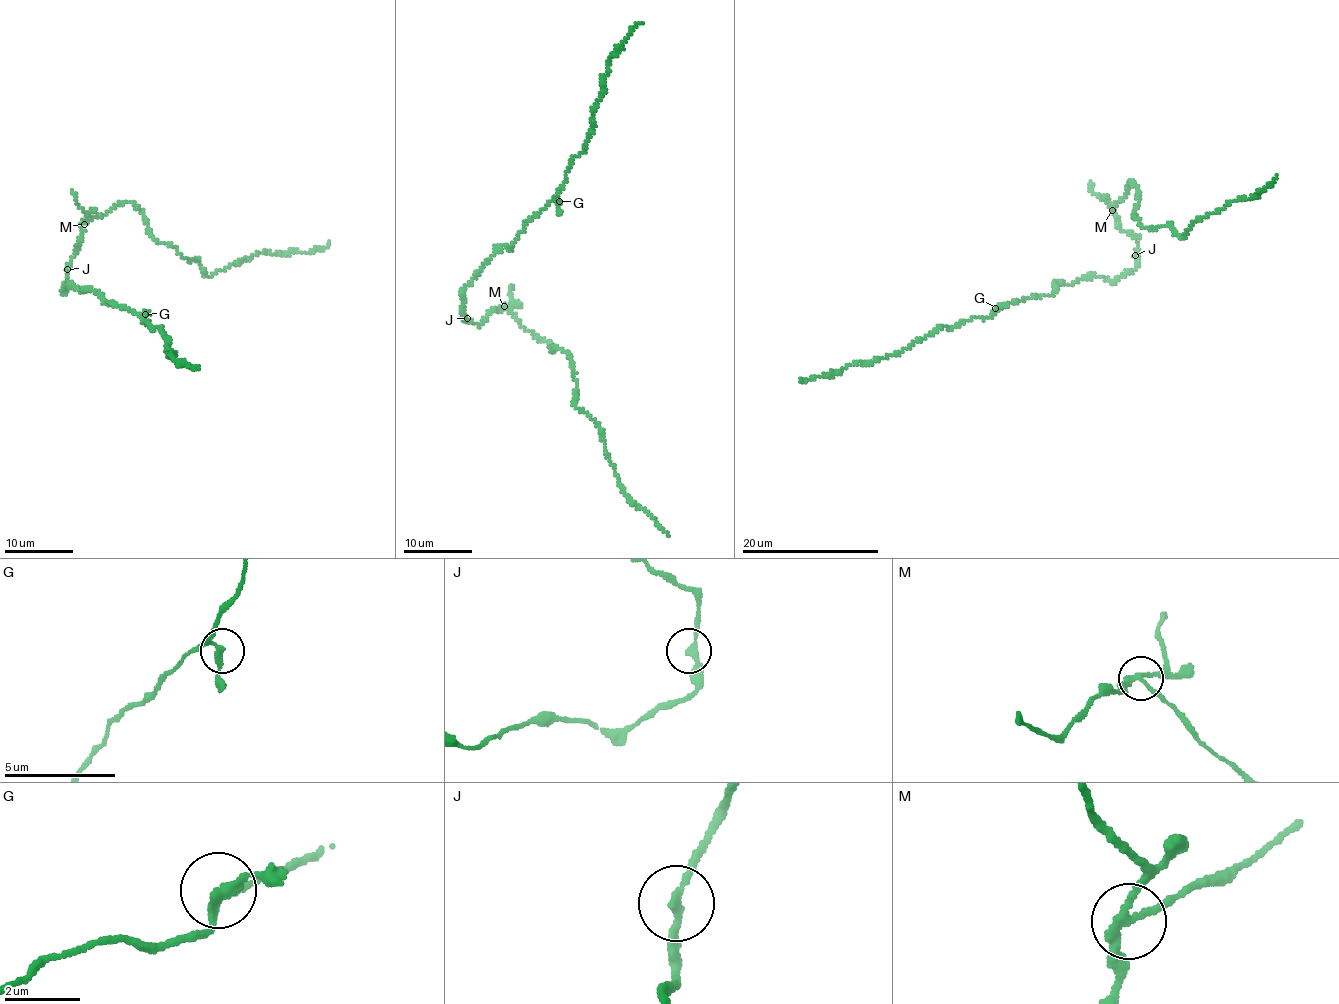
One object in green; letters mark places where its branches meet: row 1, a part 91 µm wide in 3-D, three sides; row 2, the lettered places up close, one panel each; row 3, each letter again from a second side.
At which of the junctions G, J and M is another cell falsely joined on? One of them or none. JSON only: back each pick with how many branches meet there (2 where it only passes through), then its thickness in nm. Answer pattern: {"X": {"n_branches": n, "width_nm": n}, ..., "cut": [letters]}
{"M": {"n_branches": 3, "width_nm": 200}, "cut": ["M"]}

